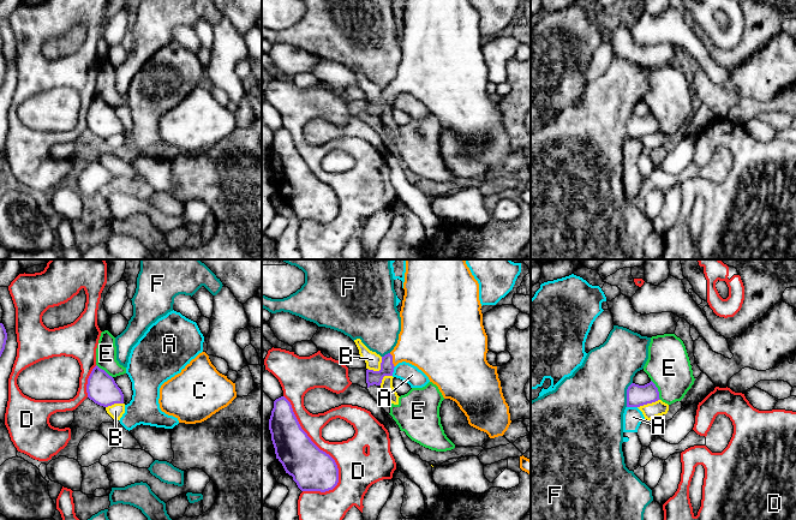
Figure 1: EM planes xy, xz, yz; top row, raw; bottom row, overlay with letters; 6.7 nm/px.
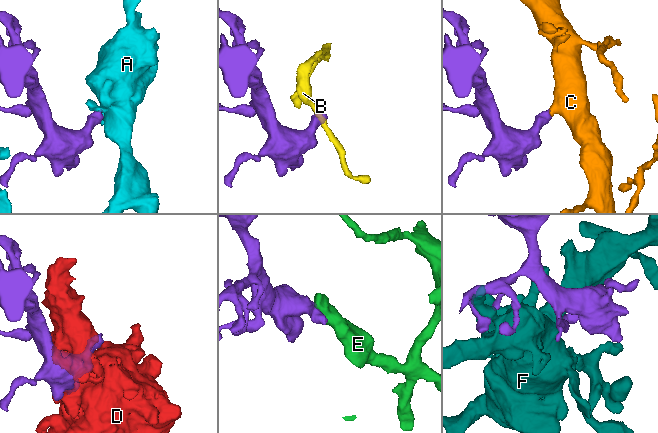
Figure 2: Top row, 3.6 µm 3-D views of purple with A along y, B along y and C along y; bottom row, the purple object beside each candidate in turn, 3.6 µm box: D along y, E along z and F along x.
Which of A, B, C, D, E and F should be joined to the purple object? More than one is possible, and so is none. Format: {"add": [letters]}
{"add": ["C"]}

